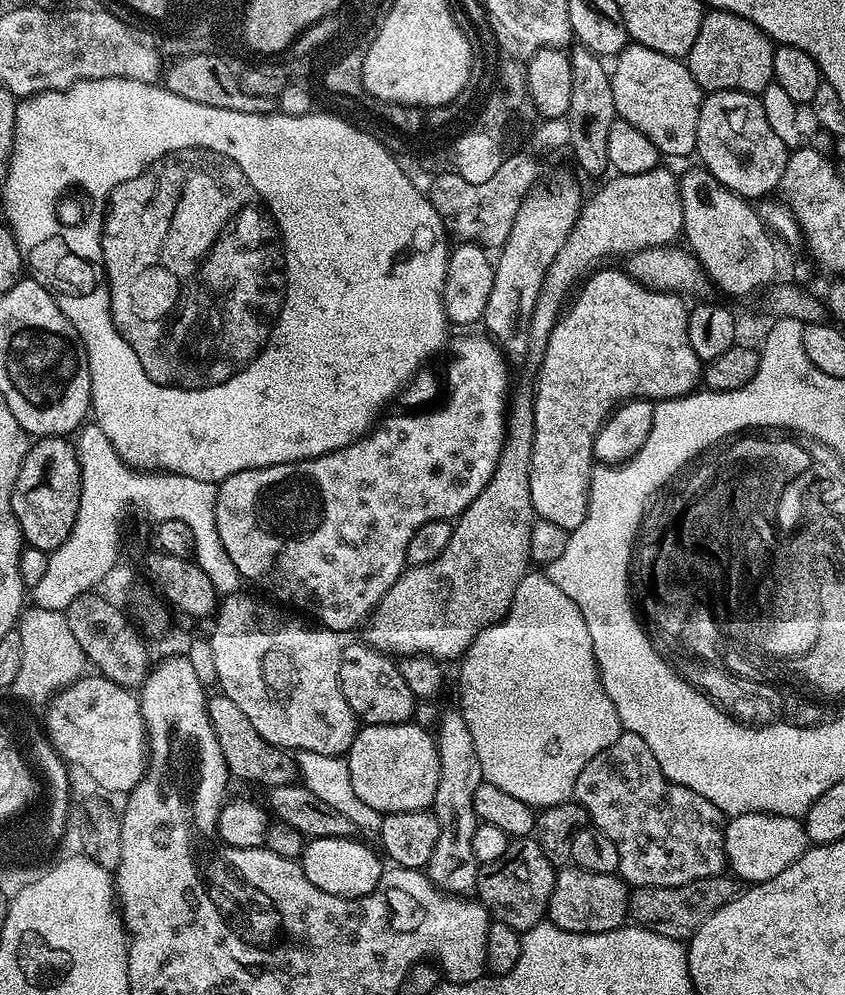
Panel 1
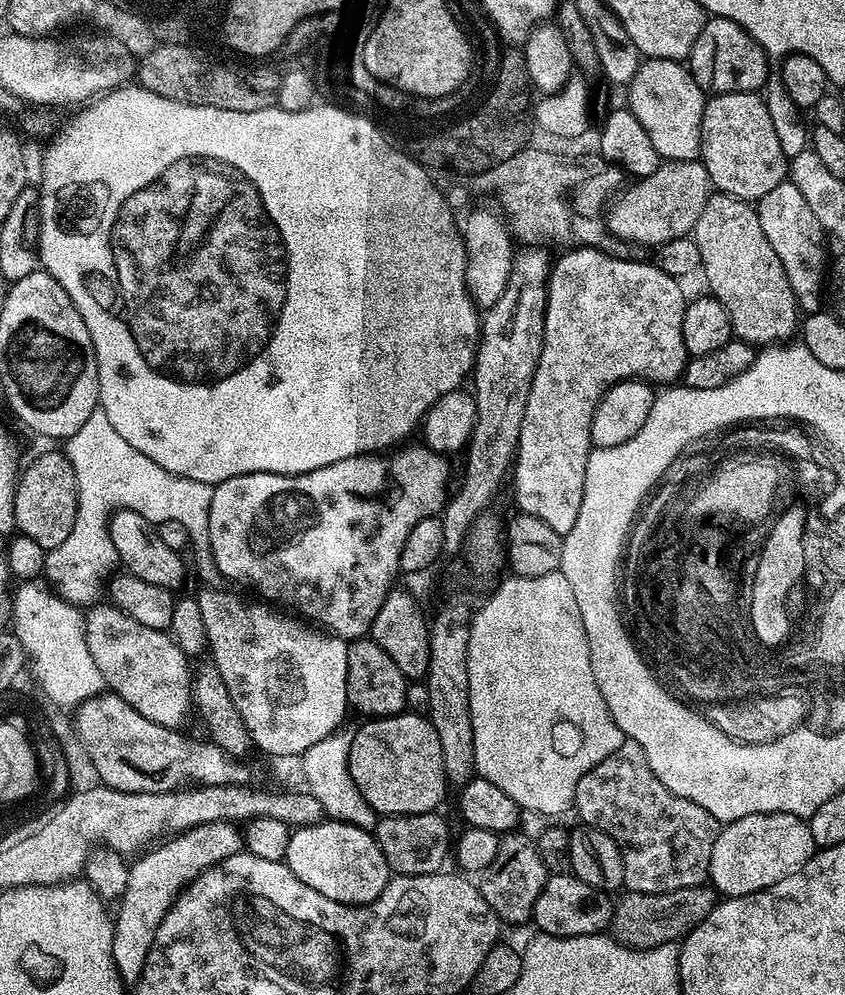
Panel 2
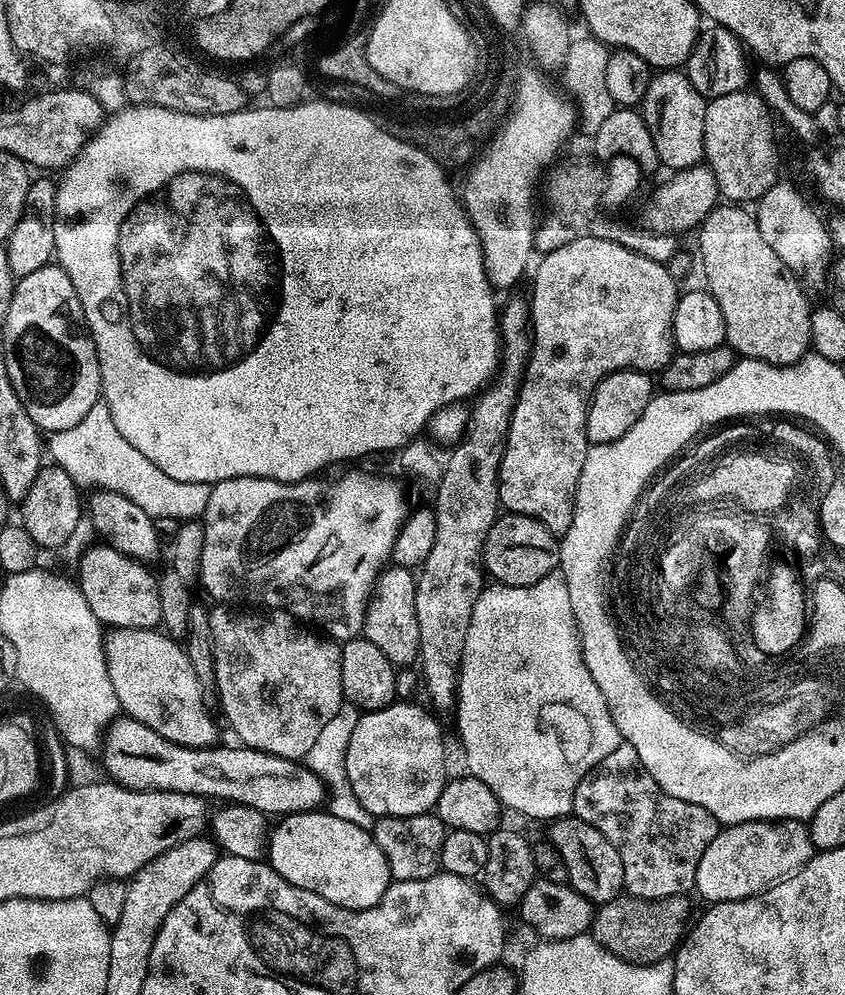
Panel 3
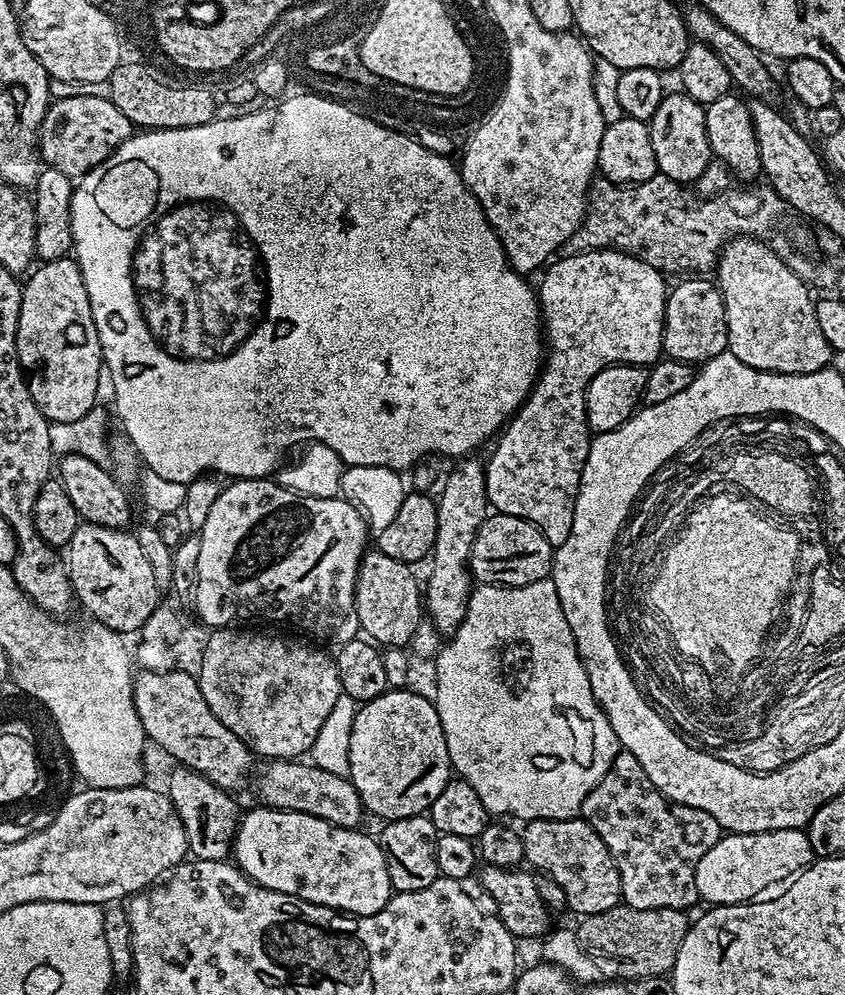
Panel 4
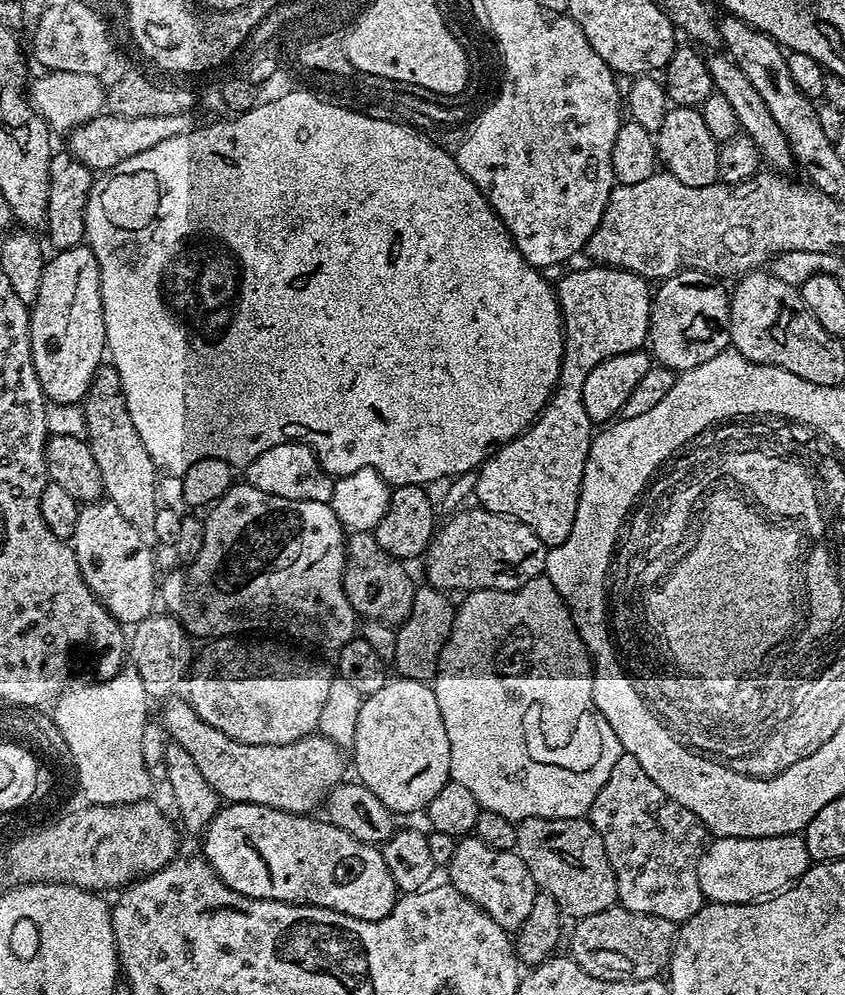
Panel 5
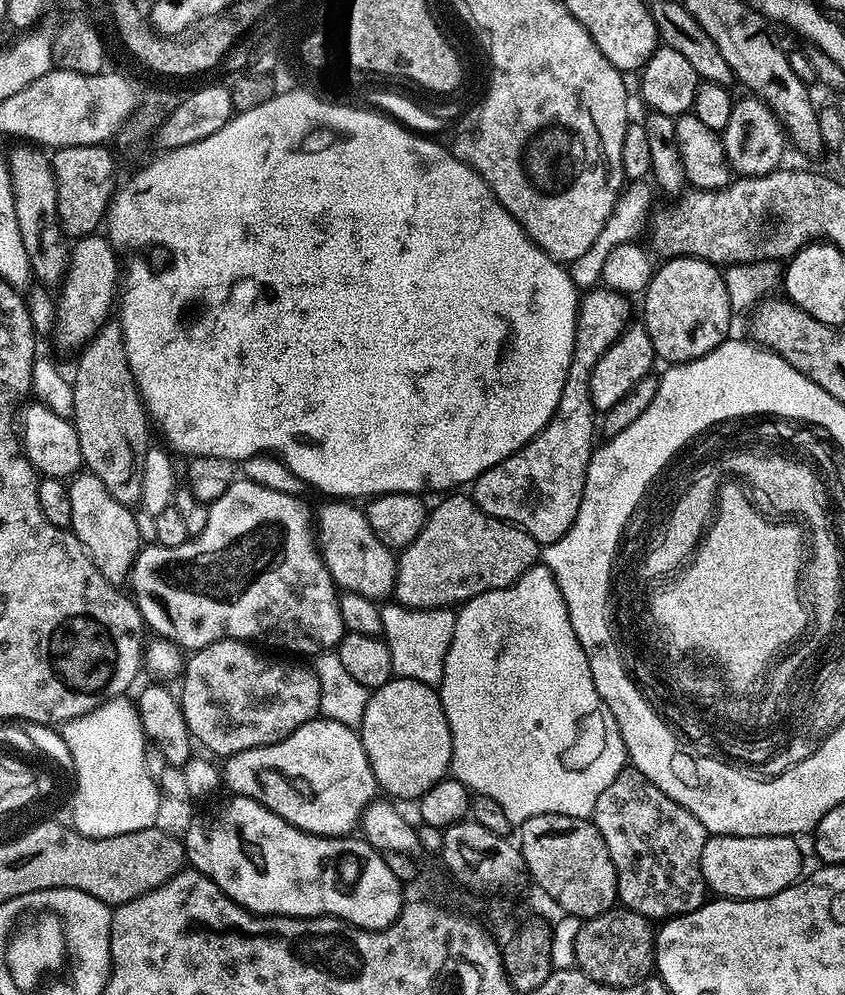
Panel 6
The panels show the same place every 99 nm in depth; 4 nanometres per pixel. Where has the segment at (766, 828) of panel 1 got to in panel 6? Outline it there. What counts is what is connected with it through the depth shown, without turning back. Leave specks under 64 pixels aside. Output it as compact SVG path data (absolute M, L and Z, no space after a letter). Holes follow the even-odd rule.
M714 836L702 846L700 872L717 897L757 900L791 888L801 879L800 848L795 836Z

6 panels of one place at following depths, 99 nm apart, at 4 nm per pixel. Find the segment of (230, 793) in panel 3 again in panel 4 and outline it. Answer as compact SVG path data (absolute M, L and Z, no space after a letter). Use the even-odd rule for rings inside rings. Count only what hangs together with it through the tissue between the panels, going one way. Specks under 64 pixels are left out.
M273 760L256 776L256 796L261 805L279 808L289 812L301 812L322 818L331 824L343 828L359 829L366 815L362 798L358 798L358 790L354 790L347 776L330 774L330 770L322 770L313 763L295 760Z

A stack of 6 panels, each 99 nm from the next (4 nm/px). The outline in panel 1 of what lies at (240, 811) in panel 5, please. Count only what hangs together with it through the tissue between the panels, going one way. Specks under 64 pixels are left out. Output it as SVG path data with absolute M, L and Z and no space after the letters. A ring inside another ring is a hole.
M351 836L309 839L304 845L304 851L298 863L303 868L306 878L310 878L310 882L314 882L314 886L318 886L318 890L326 890L326 894L353 900L370 894L374 890L374 886L378 886L384 873L385 861L382 859L381 853L375 847L373 848L367 848L360 838Z

